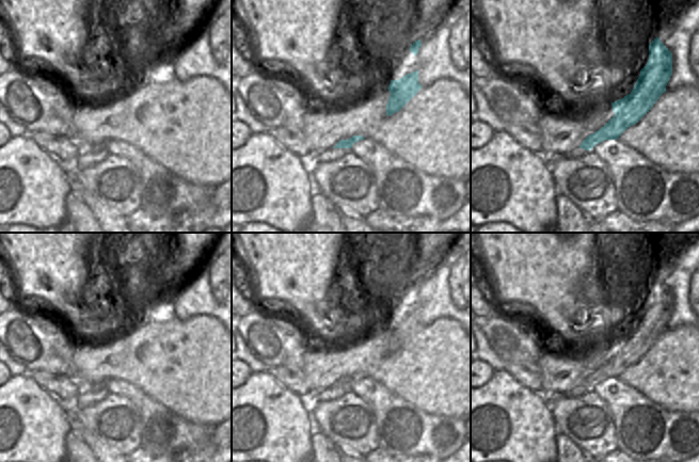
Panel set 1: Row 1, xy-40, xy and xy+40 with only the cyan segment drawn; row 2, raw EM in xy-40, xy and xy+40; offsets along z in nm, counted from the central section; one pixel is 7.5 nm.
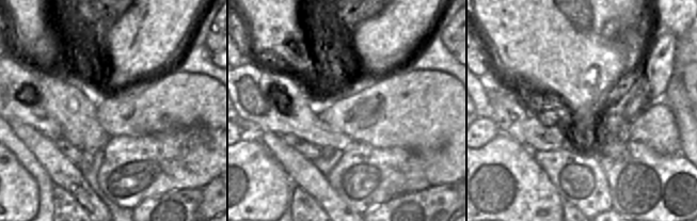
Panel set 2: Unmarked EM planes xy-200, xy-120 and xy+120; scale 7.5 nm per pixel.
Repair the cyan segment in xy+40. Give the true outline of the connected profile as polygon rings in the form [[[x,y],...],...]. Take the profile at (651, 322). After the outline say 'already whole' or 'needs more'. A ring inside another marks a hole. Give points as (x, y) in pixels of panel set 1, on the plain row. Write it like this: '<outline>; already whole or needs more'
[[[656,276],[649,284],[649,299],[632,331],[611,341],[615,354],[601,368],[588,375],[579,387],[591,389],[605,379],[617,379],[629,366],[638,362],[666,331],[671,314],[672,292]]]; already whole

